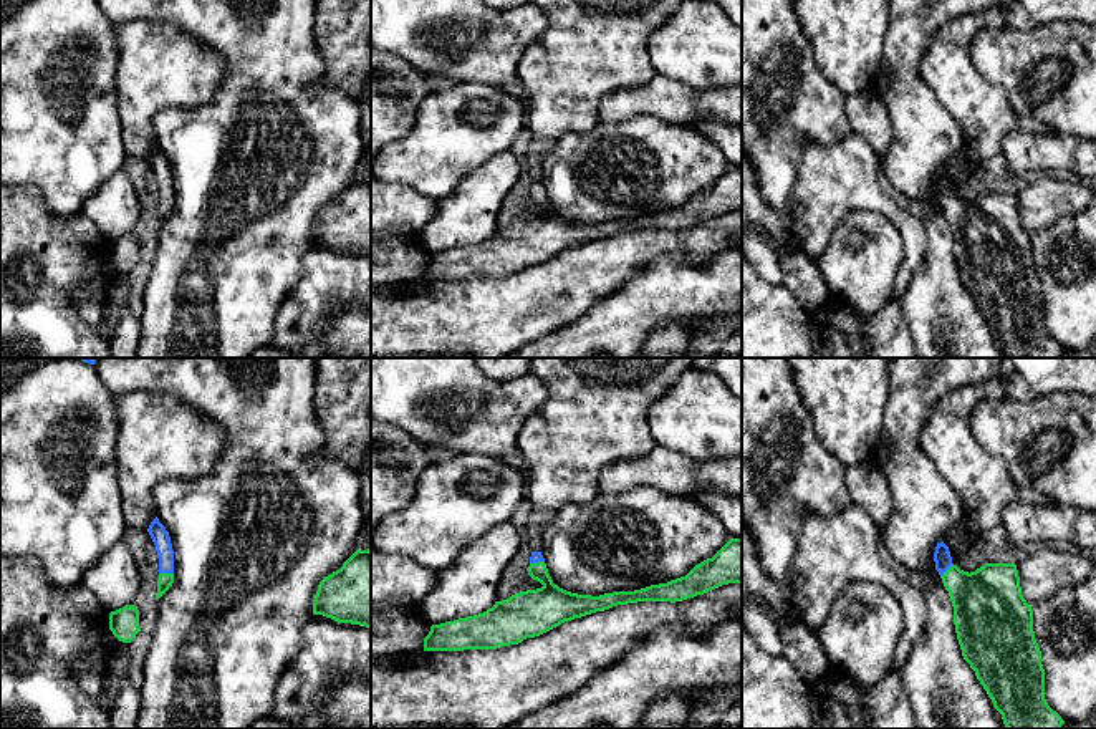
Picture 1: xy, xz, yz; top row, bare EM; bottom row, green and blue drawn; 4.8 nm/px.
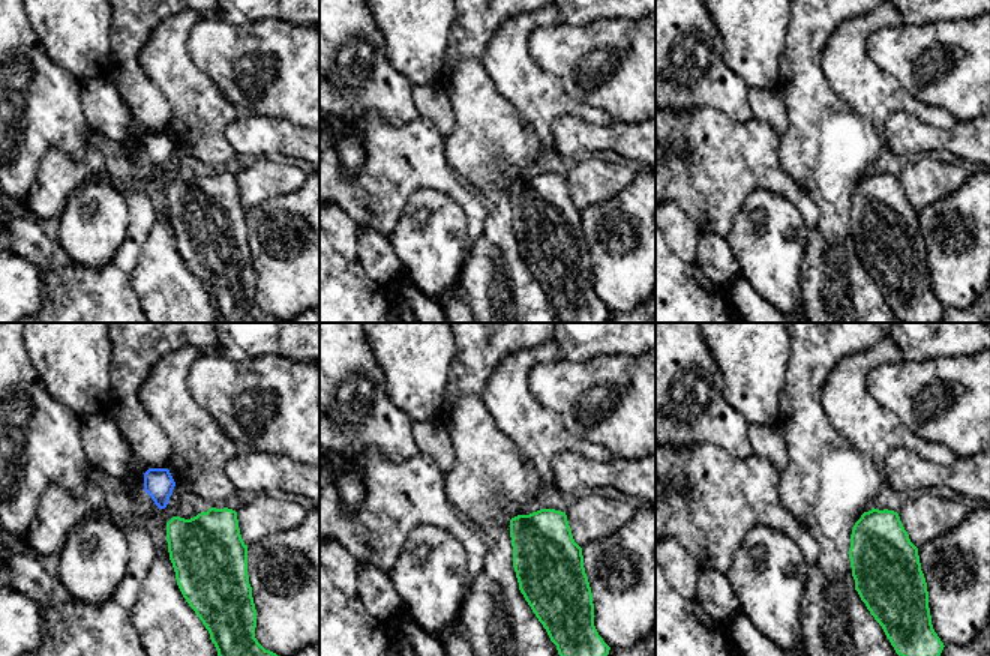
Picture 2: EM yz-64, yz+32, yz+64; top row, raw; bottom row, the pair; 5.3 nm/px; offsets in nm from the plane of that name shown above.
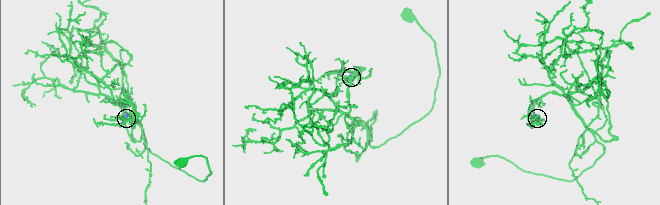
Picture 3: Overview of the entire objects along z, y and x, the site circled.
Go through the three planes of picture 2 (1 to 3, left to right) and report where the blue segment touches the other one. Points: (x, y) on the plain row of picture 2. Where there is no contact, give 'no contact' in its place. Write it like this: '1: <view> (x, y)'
1: no contact
2: no contact
3: no contact

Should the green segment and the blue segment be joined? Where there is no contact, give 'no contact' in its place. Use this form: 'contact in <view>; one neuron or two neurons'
contact in xy; one neuron

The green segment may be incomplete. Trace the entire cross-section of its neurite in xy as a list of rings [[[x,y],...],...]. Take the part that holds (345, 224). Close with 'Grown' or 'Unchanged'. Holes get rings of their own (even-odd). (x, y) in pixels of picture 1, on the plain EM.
[[[371,177],[356,179],[339,199],[320,210],[313,244],[371,258]]]. Unchanged

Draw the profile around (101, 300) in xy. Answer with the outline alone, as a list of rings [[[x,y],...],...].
[[[108,257],[98,273],[79,287],[73,298],[86,323],[109,341],[129,303],[127,272],[119,270]]]

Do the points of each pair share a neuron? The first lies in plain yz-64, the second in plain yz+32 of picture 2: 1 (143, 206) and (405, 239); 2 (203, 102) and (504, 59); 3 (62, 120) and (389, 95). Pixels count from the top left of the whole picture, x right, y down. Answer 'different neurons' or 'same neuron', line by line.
1: different neurons
2: same neuron
3: same neuron

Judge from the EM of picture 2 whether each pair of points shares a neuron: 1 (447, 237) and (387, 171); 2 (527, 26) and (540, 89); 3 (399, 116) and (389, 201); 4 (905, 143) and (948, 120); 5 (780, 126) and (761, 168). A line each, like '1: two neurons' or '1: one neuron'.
1: two neurons
2: one neuron
3: two neurons
4: two neurons
5: two neurons

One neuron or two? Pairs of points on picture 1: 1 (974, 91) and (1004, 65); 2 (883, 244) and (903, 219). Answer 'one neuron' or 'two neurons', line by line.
1: two neurons
2: two neurons

